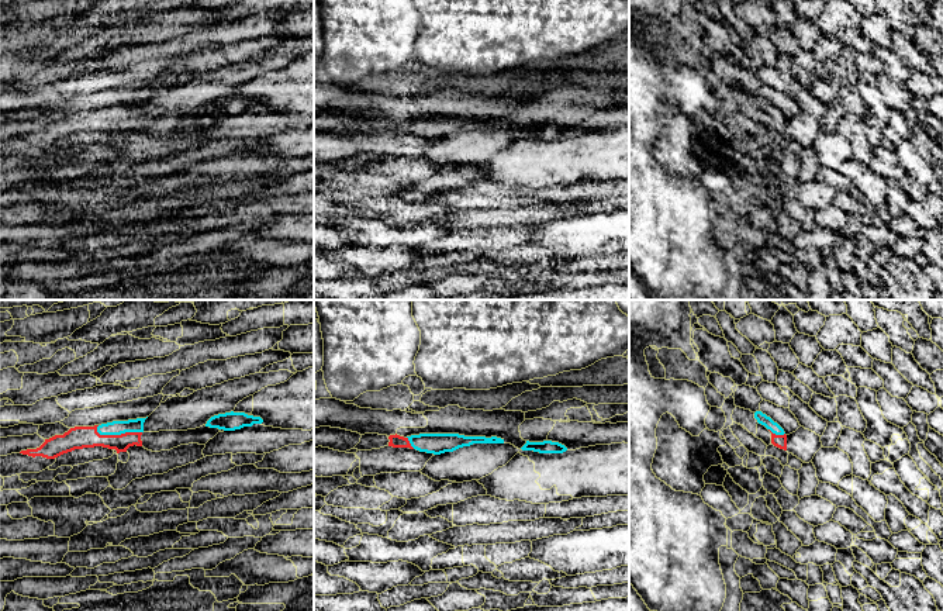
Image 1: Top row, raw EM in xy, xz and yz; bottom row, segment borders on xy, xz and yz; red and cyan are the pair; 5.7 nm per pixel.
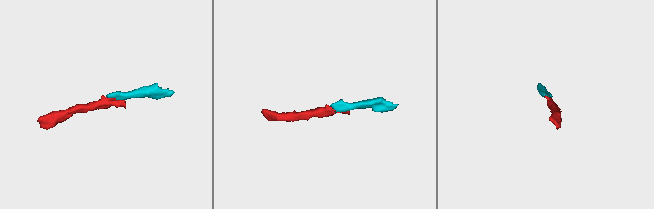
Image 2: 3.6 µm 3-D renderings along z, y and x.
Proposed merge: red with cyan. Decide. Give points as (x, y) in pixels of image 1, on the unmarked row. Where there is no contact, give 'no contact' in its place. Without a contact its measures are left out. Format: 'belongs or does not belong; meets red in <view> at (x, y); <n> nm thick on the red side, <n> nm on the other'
belongs; meets red in xy at (117, 120); 130 nm thick on the red side, 80 nm on the other

